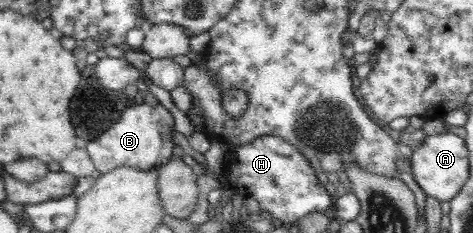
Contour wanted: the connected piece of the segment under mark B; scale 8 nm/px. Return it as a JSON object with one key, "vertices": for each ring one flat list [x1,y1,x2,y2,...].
{"vertices":[[143,103,128,107,120,120,110,126,102,135,89,141,85,149,100,174,108,173,120,165,134,167,138,171,148,171,150,167,160,167,172,157,174,142,172,131,174,130,174,118,164,106,154,106]]}

